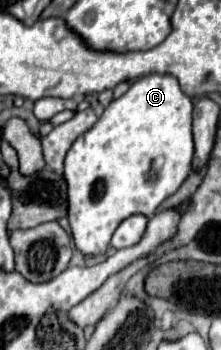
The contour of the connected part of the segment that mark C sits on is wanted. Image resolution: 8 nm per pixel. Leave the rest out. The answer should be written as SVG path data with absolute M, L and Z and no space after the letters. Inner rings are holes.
M150 74L138 78L122 98L112 100L104 108L104 114L98 118L98 122L86 134L82 134L68 150L64 162L64 178L68 182L68 220L72 226L72 238L76 248L84 256L106 254L110 238L118 224L134 214L152 216L154 210L168 196L172 196L190 176L192 160L192 100L180 90L176 78L172 78L170 74ZM158 156L164 156L164 166L156 170L154 178L150 178L150 164Z

